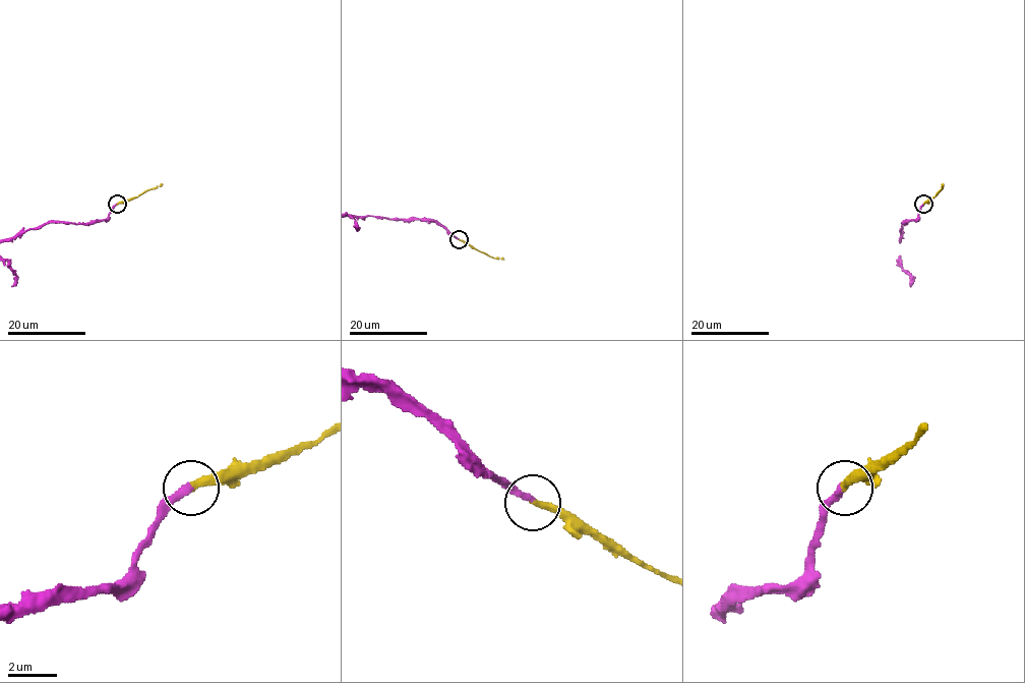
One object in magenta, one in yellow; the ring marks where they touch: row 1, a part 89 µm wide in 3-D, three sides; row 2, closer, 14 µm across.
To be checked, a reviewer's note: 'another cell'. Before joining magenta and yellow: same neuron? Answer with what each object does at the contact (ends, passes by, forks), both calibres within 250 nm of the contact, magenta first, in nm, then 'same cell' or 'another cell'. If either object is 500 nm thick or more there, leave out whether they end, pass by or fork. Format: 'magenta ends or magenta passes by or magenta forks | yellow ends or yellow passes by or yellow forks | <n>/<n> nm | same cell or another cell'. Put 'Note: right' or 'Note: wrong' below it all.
magenta ends | yellow ends | 280/280 nm | same cell
Note: wrong

